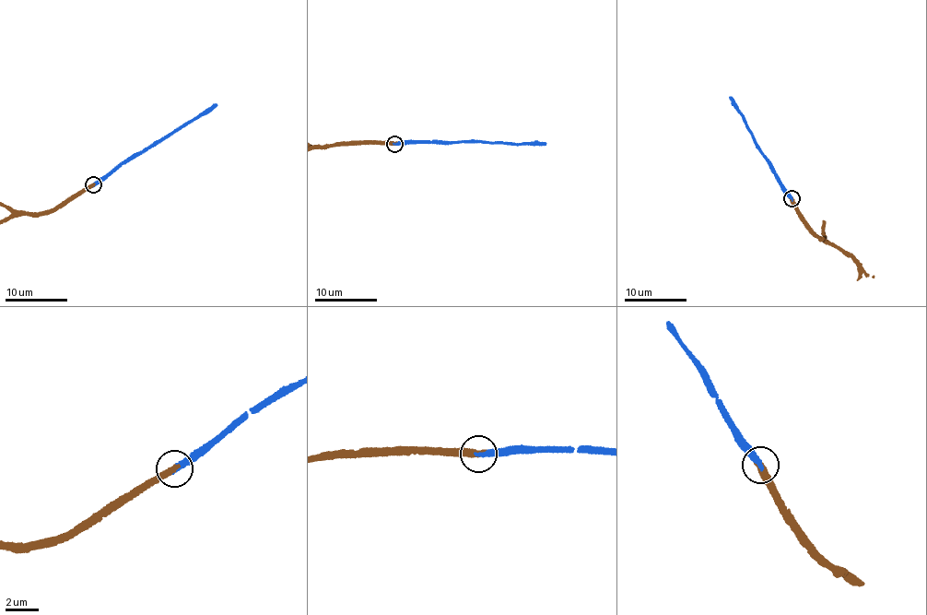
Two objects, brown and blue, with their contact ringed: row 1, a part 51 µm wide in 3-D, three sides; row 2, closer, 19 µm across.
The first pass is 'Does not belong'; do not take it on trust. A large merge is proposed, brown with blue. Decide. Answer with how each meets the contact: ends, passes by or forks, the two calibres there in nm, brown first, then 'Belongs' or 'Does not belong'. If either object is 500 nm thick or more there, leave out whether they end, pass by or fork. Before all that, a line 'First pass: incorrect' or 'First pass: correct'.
First pass: incorrect
At the ring brown ends. At the ring blue ends. Thickness 440 nm (brown) against 320 nm. Belongs

